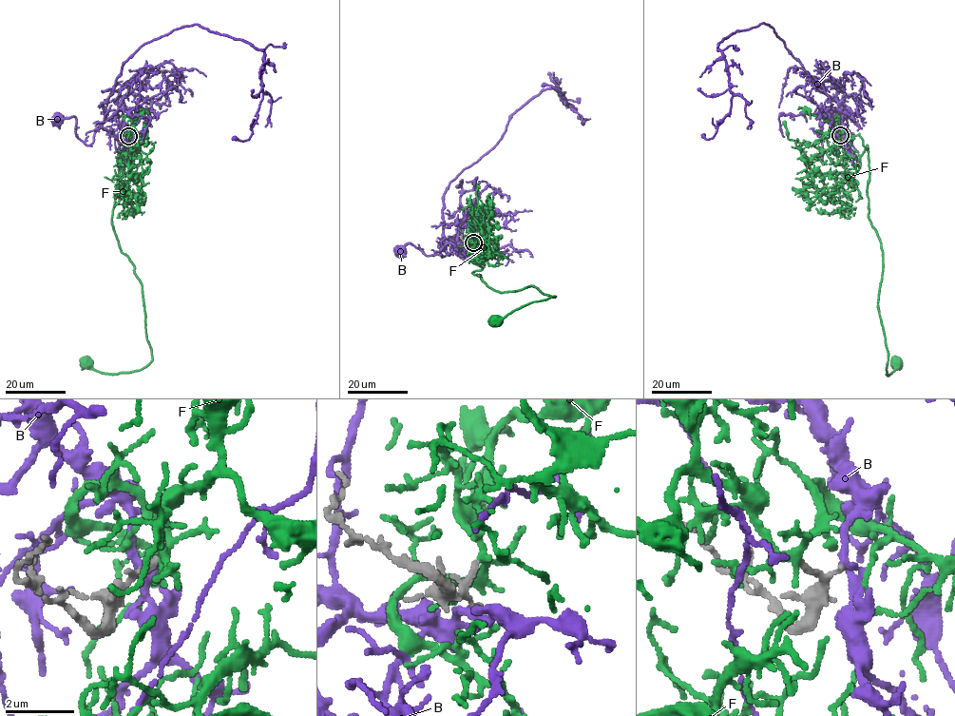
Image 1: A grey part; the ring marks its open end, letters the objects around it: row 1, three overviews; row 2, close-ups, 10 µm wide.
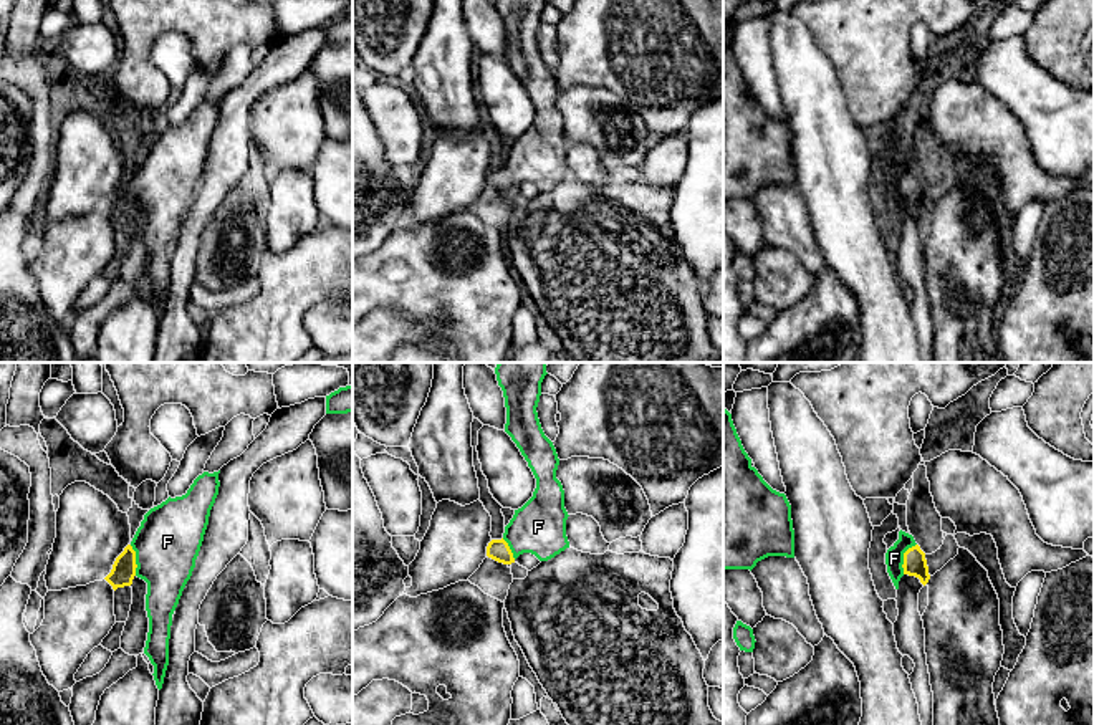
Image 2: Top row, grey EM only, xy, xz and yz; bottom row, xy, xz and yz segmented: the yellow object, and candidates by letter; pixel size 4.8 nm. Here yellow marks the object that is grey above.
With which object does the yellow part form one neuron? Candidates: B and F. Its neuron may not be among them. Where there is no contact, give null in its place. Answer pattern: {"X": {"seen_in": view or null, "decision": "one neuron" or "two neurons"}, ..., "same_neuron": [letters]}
{"B": {"seen_in": null, "decision": "two neurons"}, "F": {"seen_in": "yz", "decision": "one neuron"}, "same_neuron": ["F"]}

